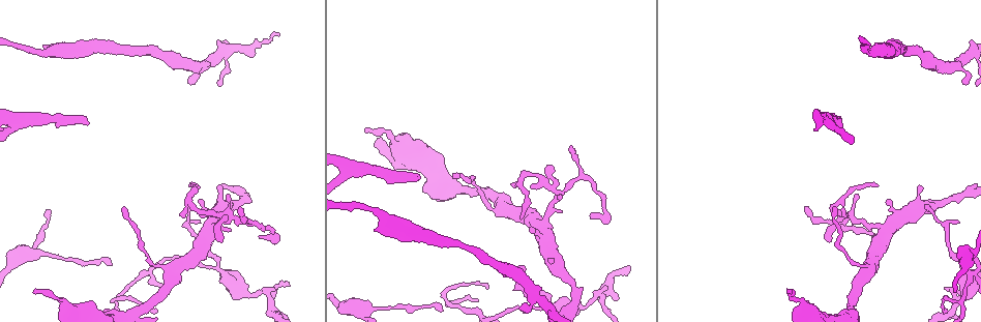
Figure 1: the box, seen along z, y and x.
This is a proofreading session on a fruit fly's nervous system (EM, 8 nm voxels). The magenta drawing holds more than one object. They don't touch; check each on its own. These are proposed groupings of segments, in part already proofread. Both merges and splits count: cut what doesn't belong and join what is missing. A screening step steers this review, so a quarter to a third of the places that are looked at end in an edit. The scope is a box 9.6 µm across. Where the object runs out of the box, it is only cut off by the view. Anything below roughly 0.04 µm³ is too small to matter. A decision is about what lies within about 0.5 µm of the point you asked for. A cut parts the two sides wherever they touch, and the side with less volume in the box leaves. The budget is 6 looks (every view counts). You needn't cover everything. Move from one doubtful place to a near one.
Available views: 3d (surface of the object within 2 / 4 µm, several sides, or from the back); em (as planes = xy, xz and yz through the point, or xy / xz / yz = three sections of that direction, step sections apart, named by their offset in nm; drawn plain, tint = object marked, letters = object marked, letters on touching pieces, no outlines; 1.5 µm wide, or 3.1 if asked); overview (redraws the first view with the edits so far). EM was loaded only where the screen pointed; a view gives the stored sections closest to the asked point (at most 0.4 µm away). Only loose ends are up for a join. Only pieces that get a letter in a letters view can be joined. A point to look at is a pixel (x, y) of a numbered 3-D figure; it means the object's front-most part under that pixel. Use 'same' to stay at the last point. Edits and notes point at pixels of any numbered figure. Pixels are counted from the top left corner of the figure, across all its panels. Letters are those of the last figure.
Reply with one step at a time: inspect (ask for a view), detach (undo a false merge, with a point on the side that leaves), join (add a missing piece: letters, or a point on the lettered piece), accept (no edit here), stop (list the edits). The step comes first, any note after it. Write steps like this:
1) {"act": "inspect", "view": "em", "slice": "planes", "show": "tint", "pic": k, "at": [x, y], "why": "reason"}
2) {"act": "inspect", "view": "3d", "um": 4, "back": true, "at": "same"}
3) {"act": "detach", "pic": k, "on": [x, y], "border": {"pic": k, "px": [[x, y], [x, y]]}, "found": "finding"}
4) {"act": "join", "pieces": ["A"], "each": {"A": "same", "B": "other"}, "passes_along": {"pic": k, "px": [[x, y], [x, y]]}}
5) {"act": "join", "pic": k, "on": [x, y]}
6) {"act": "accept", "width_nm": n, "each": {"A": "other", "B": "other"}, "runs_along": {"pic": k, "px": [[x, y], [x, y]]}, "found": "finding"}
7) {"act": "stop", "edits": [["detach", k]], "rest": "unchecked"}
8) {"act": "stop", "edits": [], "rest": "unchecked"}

{"act": "inspect", "view": "em", "slice": "yz", "step": 8, "show": "tint", "pic": 1, "at": [118, 302], "why": "sharp bend"}

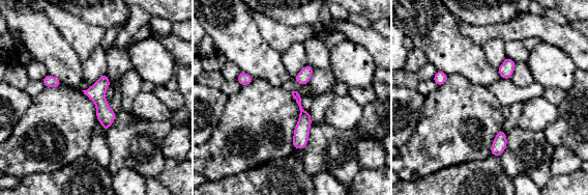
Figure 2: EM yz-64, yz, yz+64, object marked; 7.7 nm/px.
{"act": "inspect", "view": "em", "slice": "planes", "show": "letters", "at": "same", "why": "another direction"}

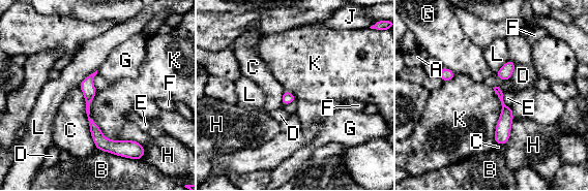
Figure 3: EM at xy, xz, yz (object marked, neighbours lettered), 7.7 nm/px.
{"act": "accept", "each": {"A": "other", "B": "other", "C": "other", "D": "other", "E": "other", "F": "other", "G": "other", "H": "other", "J": "other", "K": "other", "L": "other"}, "found": "all the same neuron"}

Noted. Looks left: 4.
{"act": "inspect", "view": "3d", "um": 4, "pic": 1, "at": [86, 124], "why": "an open end"}

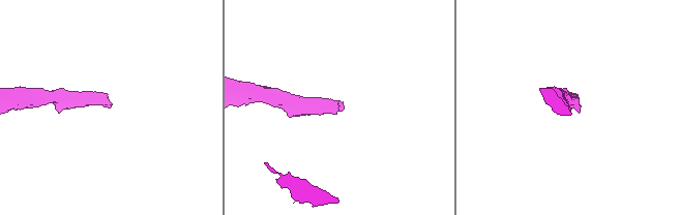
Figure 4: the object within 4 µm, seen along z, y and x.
{"act": "inspect", "view": "em", "slice": "planes", "show": "letters", "pic": 4, "at": [342, 102], "why": "now the EM"}

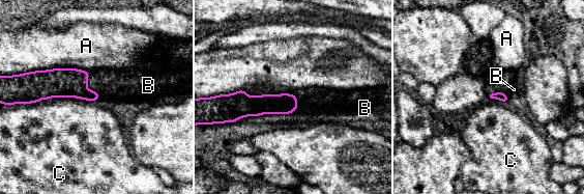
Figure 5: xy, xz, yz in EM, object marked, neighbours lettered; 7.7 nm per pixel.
{"act": "join", "pieces": ["B"], "longest_contact_nm": ["C", 550], "each": {"A": "other", "B": "same", "C": "other"}, "found": "the neuron continues"}

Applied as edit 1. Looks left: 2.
{"act": "stop", "edits": [["join", 5]], "rest": "unchecked"}

